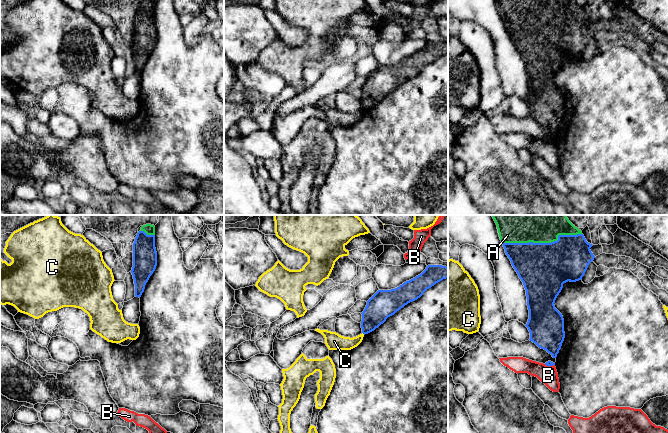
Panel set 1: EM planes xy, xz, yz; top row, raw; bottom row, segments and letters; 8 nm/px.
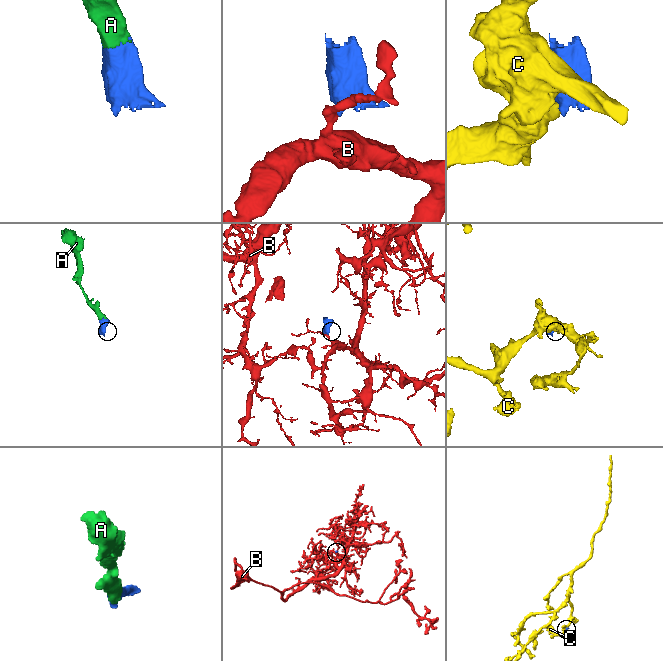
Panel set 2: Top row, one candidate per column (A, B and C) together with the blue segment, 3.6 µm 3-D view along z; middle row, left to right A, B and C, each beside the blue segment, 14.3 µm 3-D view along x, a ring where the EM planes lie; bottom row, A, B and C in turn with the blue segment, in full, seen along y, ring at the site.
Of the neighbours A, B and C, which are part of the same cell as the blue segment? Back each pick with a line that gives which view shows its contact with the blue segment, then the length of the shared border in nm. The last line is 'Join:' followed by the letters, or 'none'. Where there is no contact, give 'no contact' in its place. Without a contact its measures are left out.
A: meets blue in yz; contact 650 nm long
Join: A

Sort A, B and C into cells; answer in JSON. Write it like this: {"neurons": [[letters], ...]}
{"neurons": [["A"], ["B"], ["C"]]}

